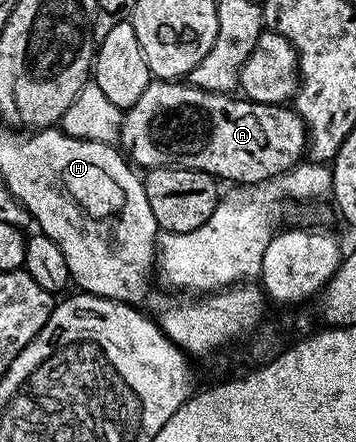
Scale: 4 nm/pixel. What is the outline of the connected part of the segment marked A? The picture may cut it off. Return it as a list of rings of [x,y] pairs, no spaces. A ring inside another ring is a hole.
[[[154,79],[139,94],[139,102],[124,109],[119,144],[124,155],[141,170],[176,166],[206,172],[221,182],[233,180],[229,182],[234,185],[264,184],[302,163],[307,152],[307,133],[300,114],[292,107],[255,104],[233,94],[205,92],[188,82]]]

